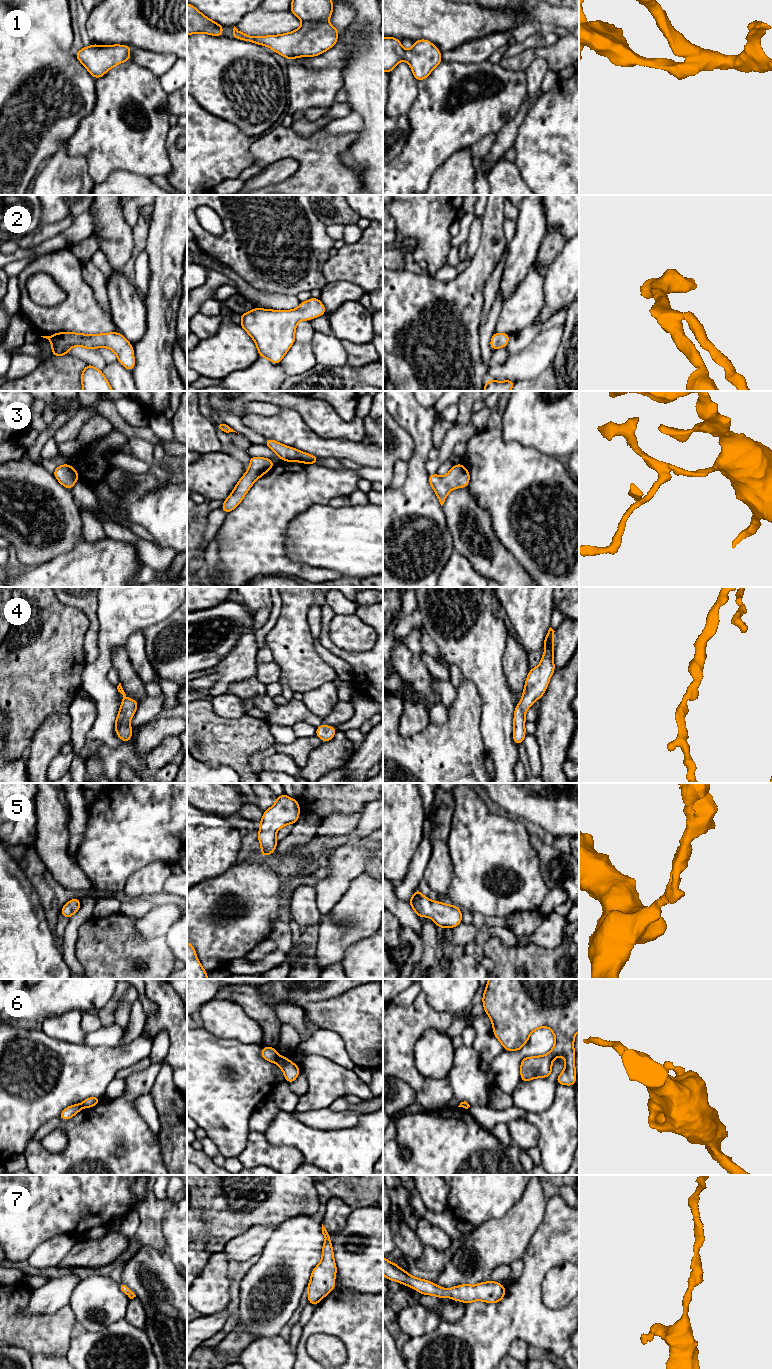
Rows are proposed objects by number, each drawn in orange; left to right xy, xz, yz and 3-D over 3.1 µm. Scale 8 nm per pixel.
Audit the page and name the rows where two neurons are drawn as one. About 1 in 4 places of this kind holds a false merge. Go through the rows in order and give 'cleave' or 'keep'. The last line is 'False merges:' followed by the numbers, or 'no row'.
1: keep
2: keep
3: keep
4: keep
5: keep
6: cleave
7: keep
False merges: 6

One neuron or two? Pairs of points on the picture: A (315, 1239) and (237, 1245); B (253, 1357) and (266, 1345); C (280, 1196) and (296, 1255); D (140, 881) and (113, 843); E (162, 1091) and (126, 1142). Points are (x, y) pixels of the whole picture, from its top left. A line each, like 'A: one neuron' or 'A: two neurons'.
A: two neurons
B: one neuron
C: two neurons
D: two neurons
E: two neurons

